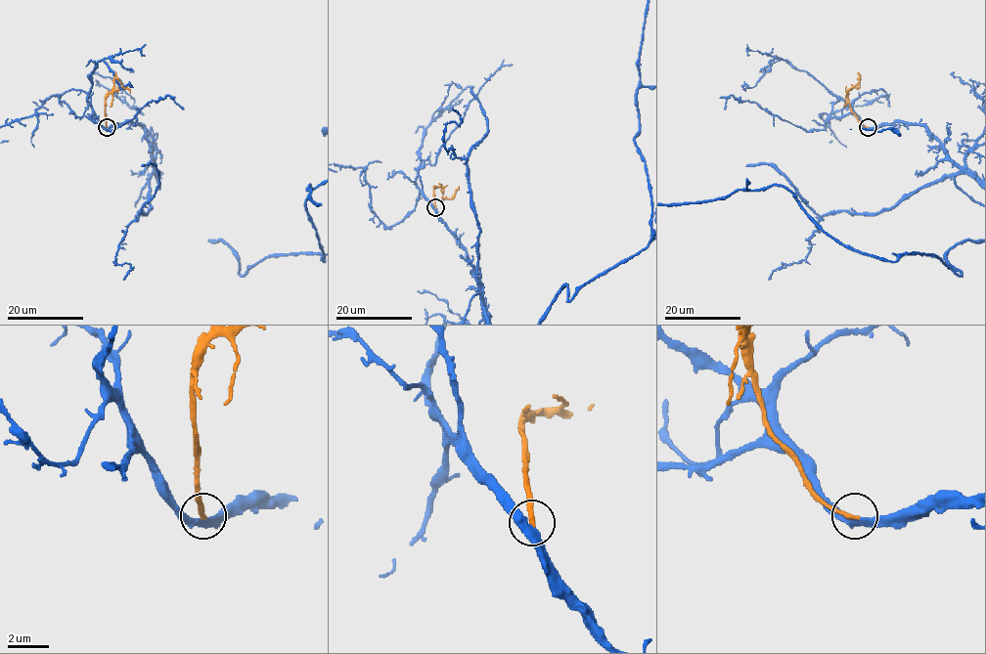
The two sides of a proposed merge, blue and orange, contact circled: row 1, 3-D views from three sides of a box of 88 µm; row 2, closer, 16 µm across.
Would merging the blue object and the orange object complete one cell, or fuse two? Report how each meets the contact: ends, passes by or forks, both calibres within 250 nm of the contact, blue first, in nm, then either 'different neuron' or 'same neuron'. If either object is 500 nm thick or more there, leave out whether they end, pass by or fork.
blue passes by; orange ends there; 380 nm thick on the blue side, 240 nm on the other; same neuron

